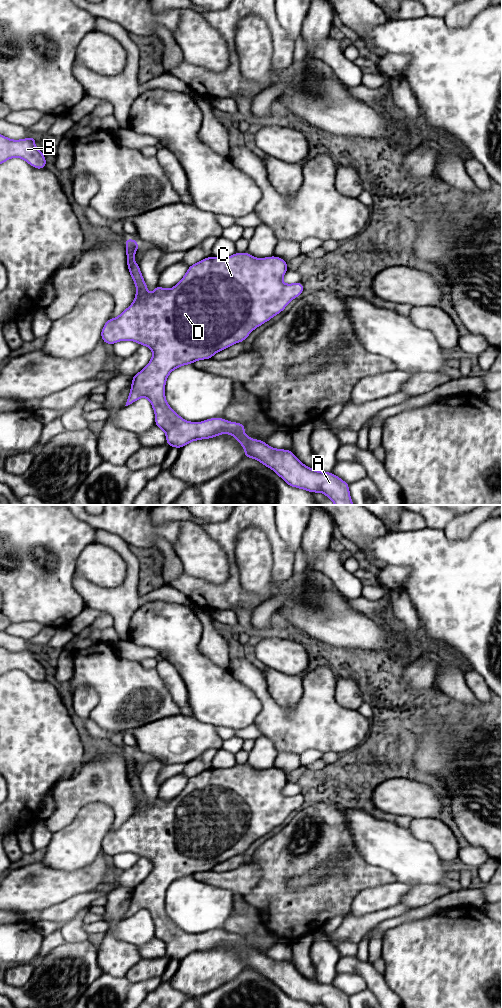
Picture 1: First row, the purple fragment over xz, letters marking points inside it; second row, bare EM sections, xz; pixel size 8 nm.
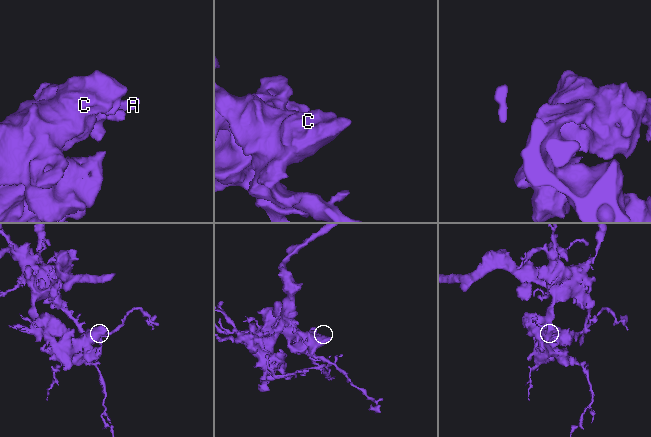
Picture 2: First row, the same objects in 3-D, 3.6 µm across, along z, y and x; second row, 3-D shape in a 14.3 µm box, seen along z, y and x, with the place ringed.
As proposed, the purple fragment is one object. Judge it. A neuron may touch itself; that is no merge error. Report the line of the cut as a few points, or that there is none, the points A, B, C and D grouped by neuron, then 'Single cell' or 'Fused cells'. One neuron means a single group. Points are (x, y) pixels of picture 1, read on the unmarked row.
No split. Groups: A B C D. Single cell

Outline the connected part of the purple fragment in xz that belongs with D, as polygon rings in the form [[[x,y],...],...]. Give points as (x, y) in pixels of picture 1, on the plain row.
[[[125,751],[127,777],[130,787],[136,797],[136,808],[133,815],[119,828],[105,835],[101,843],[101,851],[108,857],[118,853],[135,853],[140,858],[149,859],[153,868],[150,874],[132,890],[131,902],[125,918],[136,912],[146,909],[155,924],[155,937],[166,946],[167,956],[170,959],[182,960],[186,956],[209,951],[226,945],[243,958],[244,969],[258,972],[260,975],[272,981],[289,998],[304,1001],[312,1005],[320,1004],[326,1008],[350,1008],[349,996],[332,984],[314,982],[298,972],[291,962],[275,961],[264,953],[252,951],[244,945],[245,936],[229,934],[220,929],[206,931],[203,934],[189,934],[181,930],[167,915],[165,910],[165,896],[168,887],[176,880],[192,876],[198,872],[210,871],[219,863],[222,863],[235,855],[243,854],[248,847],[257,839],[269,833],[275,827],[282,824],[291,812],[302,806],[304,798],[301,794],[284,796],[283,788],[286,786],[287,774],[279,769],[255,770],[247,764],[235,765],[229,769],[208,769],[200,774],[189,778],[184,789],[171,801],[164,801],[157,797],[154,804],[149,807],[147,797],[141,786],[139,777],[134,773],[135,764],[139,756],[134,751]]]

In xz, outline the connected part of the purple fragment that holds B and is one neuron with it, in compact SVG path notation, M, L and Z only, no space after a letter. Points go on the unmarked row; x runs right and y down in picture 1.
M0 646L0 676L18 669L25 672L36 681L43 681L46 678L44 666L35 658L36 649L12 652Z

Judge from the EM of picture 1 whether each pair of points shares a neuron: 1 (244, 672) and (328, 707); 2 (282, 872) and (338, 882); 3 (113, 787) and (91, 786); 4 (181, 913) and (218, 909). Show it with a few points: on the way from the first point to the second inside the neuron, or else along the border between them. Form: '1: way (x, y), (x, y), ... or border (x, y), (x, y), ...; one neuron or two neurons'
1: way (263, 695), (268, 704), (286, 722), (305, 722); one neuron
2: way (286, 889), (292, 895), (321, 895); one neuron
3: way (108, 786), (96, 786); one neuron
4: way (190, 909), (209, 909); one neuron

